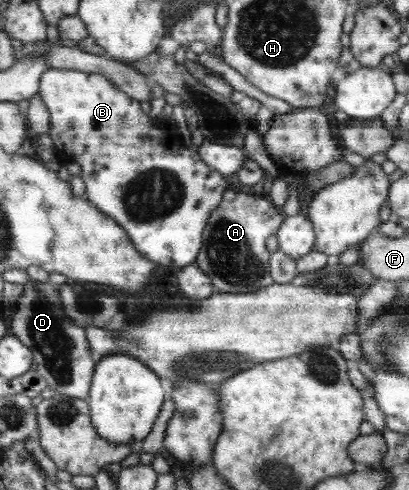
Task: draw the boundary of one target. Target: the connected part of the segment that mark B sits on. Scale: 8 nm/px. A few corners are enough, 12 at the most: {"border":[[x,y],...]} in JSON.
{"border":[[100,72],[38,96],[86,198],[163,266],[196,262],[226,177],[149,148]]}

